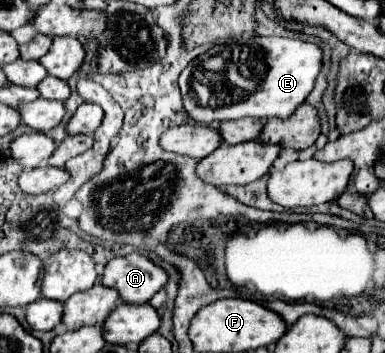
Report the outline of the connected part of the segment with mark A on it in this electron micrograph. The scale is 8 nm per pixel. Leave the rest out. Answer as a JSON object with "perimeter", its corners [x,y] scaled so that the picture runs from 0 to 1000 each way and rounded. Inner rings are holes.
{"perimeter":[[[356,714],[283,737],[262,782],[262,805],[299,816],[309,844],[330,861],[387,856],[387,844],[418,822],[429,799],[434,771]]]}

